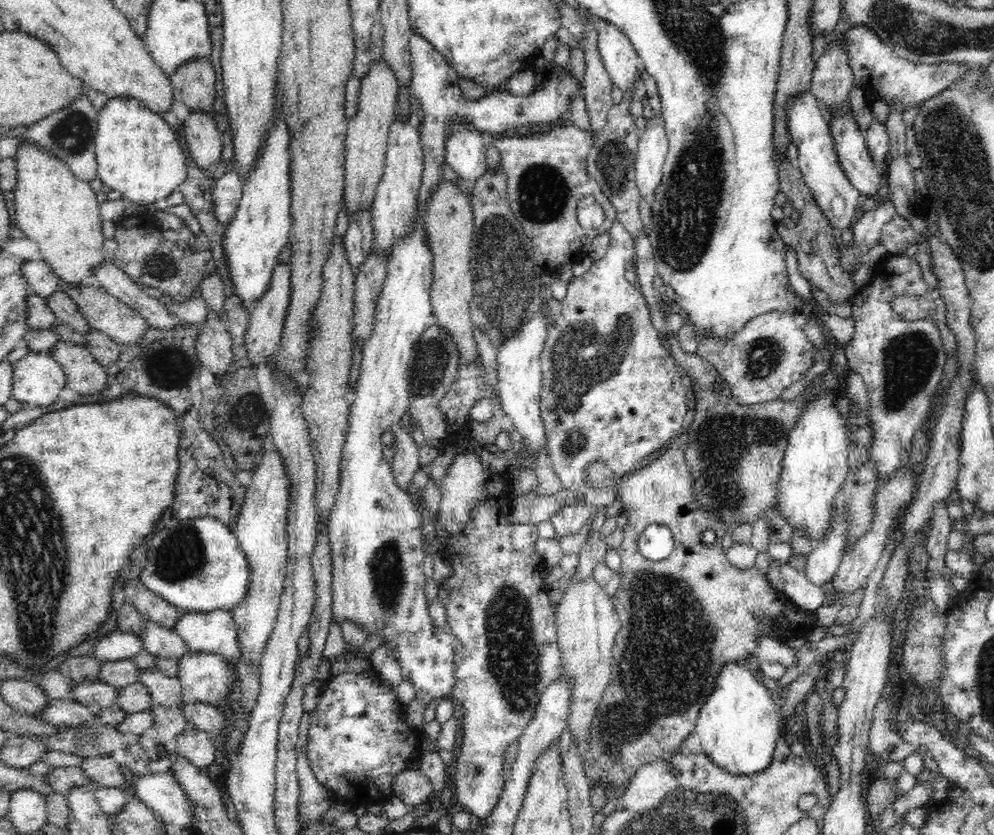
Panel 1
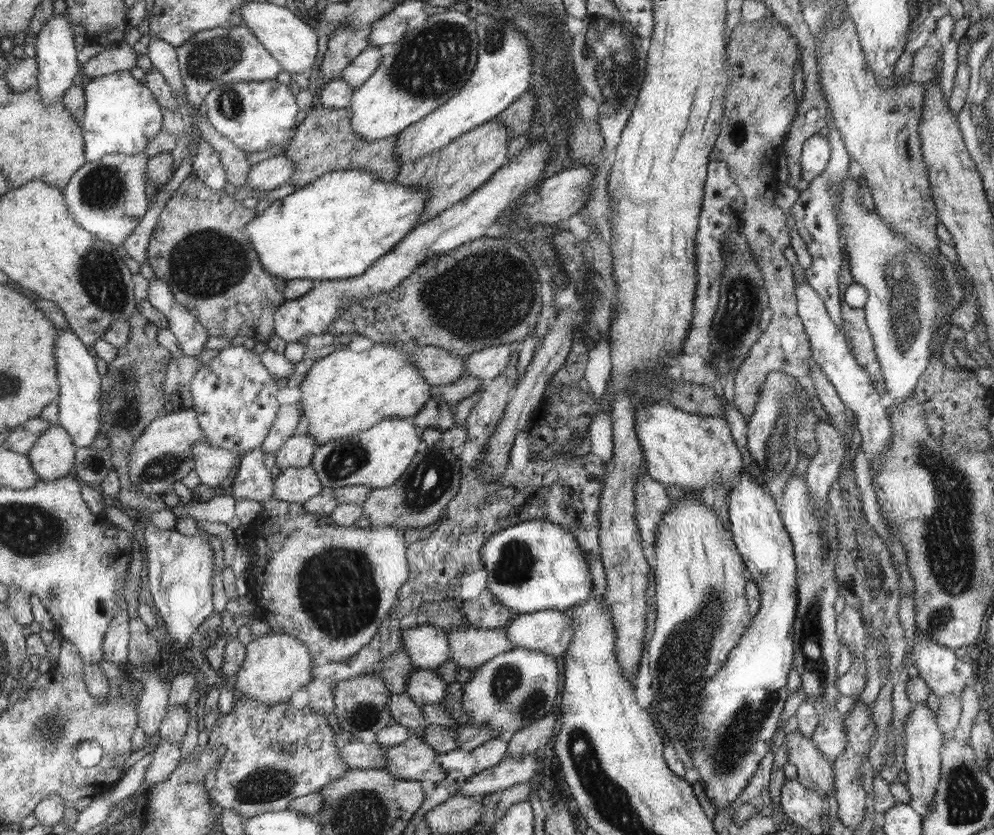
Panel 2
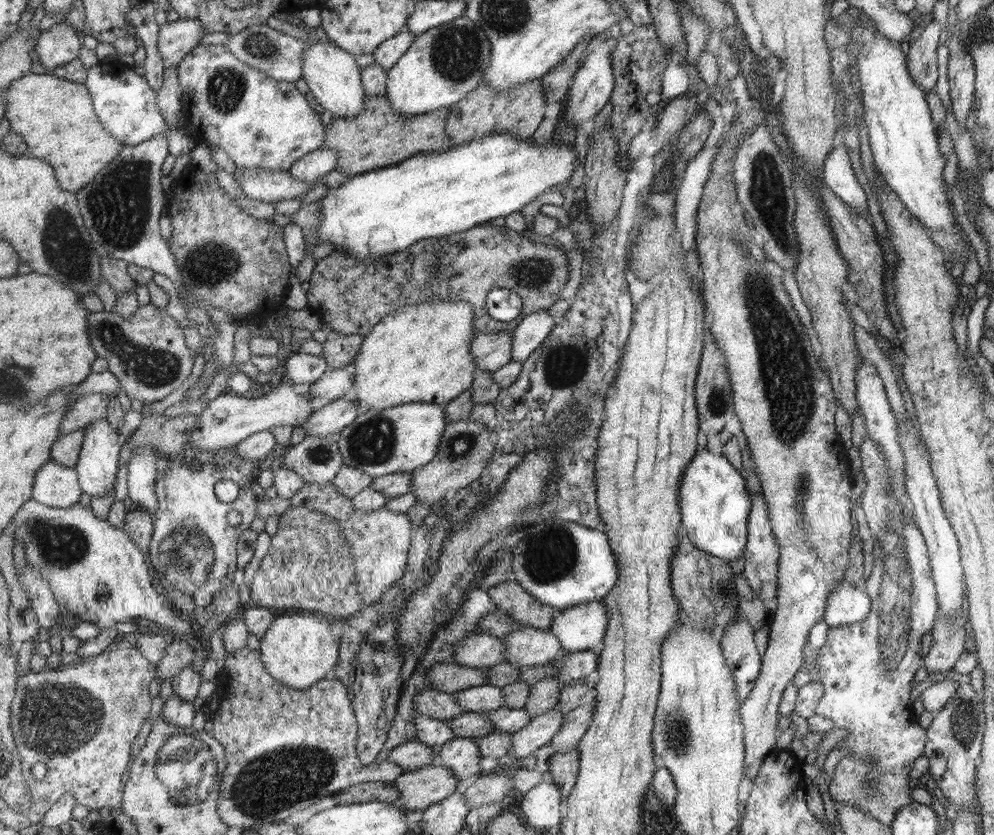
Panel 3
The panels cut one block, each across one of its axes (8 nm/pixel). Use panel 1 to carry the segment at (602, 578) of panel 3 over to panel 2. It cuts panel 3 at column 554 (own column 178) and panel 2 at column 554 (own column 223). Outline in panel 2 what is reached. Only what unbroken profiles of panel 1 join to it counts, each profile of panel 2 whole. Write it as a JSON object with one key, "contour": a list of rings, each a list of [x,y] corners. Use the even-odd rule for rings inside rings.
{"contour":[[[534,520],[500,530],[483,546],[486,588],[513,614],[566,611],[586,602],[594,591],[589,561],[572,530],[560,523]]]}

